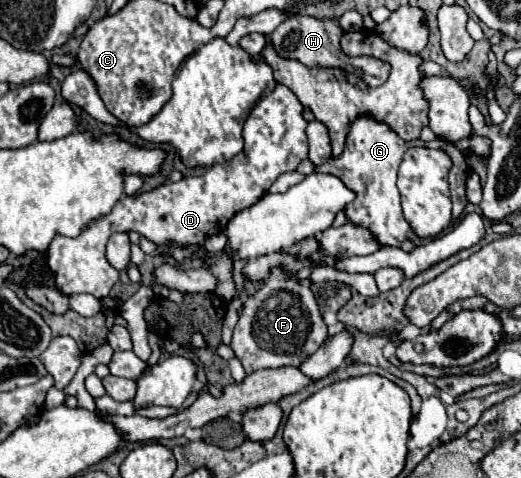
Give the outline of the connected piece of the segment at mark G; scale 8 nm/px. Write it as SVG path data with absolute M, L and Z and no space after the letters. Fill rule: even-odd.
M356 118L346 138L342 156L330 158L316 168L318 172L338 176L356 194L356 200L344 208L346 220L350 224L368 228L380 246L400 246L404 240L412 240L416 246L422 246L426 242L420 240L404 220L400 192L396 188L396 170L408 148L410 144L398 138L398 134L394 134L386 124L374 122L372 118Z

